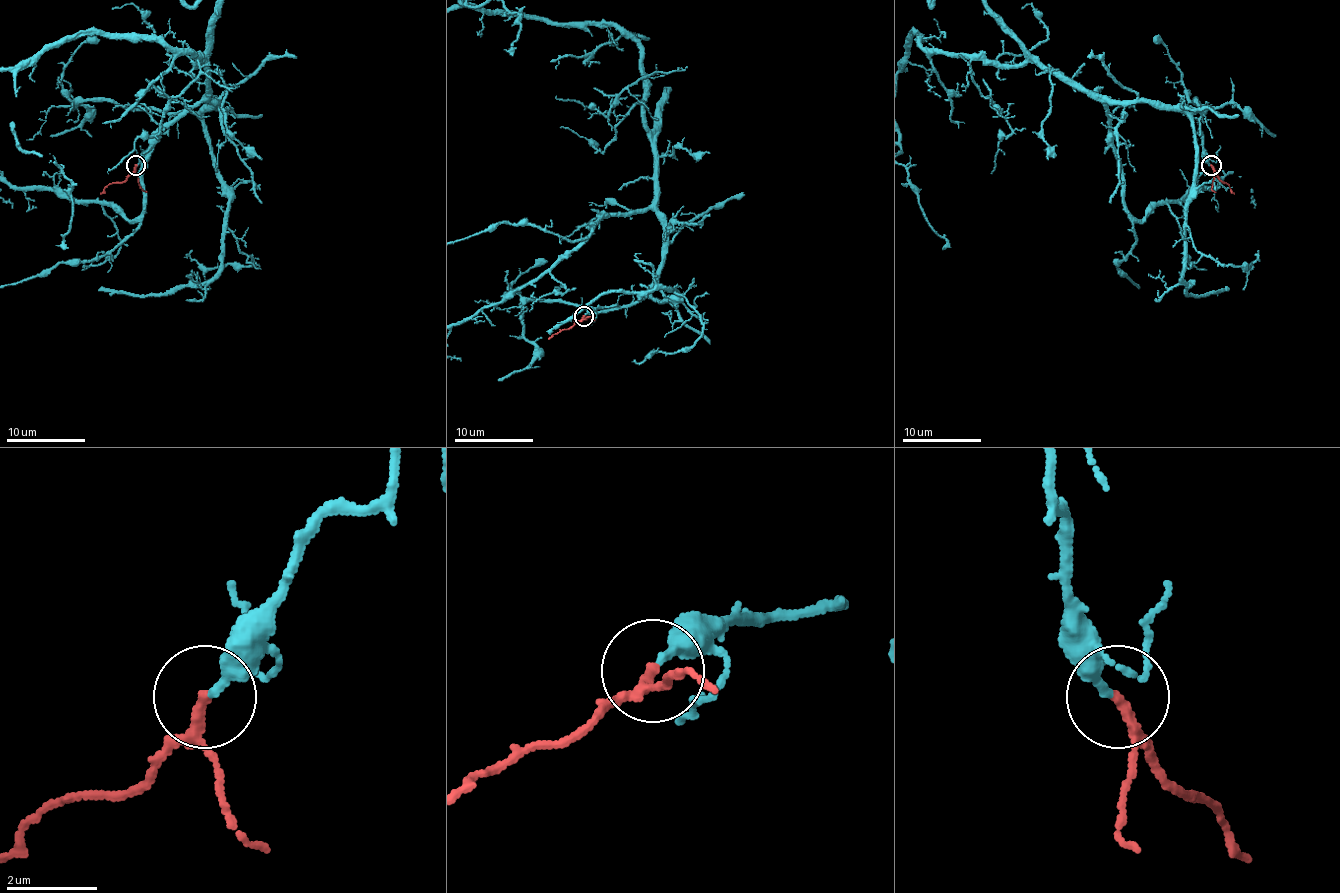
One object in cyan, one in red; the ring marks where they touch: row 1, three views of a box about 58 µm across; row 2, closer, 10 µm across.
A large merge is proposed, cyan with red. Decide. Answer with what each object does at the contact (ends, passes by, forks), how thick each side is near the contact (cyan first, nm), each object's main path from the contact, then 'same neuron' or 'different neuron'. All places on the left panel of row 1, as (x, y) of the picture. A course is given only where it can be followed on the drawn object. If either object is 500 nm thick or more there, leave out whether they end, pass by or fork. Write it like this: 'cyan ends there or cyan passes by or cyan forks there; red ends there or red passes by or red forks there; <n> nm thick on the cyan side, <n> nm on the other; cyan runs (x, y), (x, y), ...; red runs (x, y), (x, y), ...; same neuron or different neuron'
cyan ends there; red passes by; 240 nm thick on the cyan side, 170 nm on the other; cyan runs (136, 166), (173, 113), (215, 103), (209, 73), (79, 34); red runs (136, 166), (122, 182), (110, 183), (101, 193); same neuron

